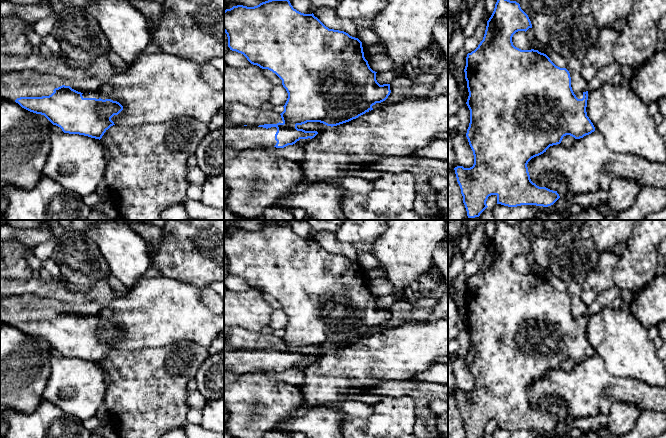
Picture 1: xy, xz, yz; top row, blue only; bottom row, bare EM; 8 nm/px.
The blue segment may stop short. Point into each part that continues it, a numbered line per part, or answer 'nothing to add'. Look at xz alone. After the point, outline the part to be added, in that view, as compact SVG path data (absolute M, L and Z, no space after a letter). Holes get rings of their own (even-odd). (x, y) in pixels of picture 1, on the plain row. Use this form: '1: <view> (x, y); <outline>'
1: xz (244, 361); M240 350L224 354L224 372L246 374L256 370L275 370L276 351L263 352L258 350Z

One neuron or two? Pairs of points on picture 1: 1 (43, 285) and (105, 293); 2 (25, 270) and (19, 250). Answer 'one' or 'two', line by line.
1: one
2: one

